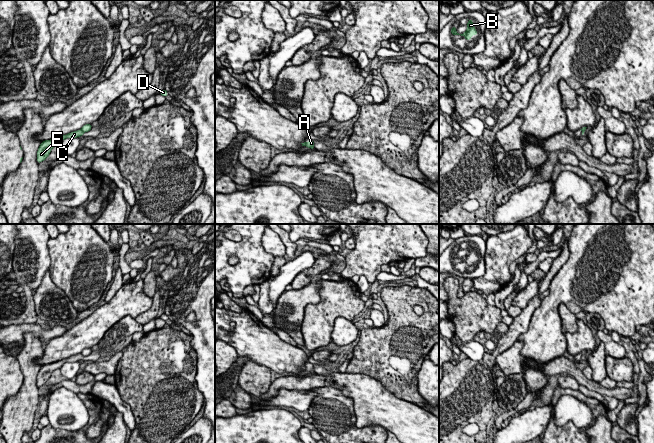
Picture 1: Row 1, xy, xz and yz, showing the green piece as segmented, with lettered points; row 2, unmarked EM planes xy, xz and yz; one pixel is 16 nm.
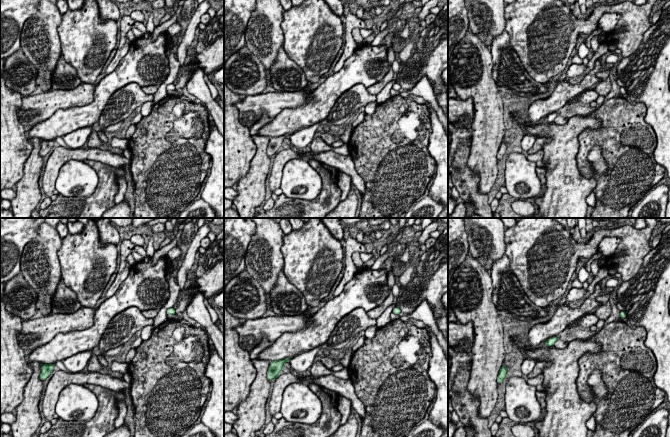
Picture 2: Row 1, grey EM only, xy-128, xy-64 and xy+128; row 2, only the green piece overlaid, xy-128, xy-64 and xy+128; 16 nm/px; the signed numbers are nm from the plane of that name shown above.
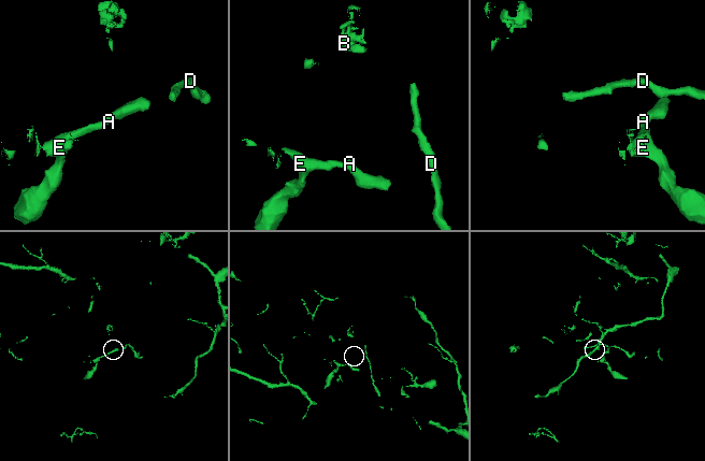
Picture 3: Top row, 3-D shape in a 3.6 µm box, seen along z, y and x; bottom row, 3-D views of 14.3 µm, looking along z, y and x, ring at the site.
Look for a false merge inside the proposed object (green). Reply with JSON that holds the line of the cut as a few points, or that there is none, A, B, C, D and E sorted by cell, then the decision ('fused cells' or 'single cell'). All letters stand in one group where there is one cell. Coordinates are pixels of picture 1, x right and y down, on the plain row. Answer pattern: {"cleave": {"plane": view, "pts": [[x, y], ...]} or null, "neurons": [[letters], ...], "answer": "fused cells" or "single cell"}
{"cleave": {"plane": "xy", "pts": [[81, 353], [83, 356]]}, "neurons": [["A", "B", "D"], ["C", "E"]], "answer": "fused cells"}

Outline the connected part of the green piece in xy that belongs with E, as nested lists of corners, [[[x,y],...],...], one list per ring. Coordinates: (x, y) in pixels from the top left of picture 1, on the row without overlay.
[[[77,354],[77,355],[71,356],[69,358],[63,359],[63,360],[60,360],[60,361],[57,361],[51,364],[42,365],[37,375],[38,388],[44,385],[45,383],[47,383],[52,372],[59,369],[64,363],[81,361],[83,357],[84,356],[82,354]]]

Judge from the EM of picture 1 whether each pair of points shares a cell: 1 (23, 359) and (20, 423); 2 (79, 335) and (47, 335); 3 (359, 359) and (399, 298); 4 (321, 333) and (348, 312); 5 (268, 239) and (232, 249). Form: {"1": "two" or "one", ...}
{"1": "one", "2": "two", "3": "one", "4": "one", "5": "two"}

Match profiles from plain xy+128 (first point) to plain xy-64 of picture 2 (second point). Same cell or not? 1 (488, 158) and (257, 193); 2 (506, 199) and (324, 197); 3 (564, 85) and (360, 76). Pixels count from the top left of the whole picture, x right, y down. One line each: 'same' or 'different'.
1: same
2: same
3: same

